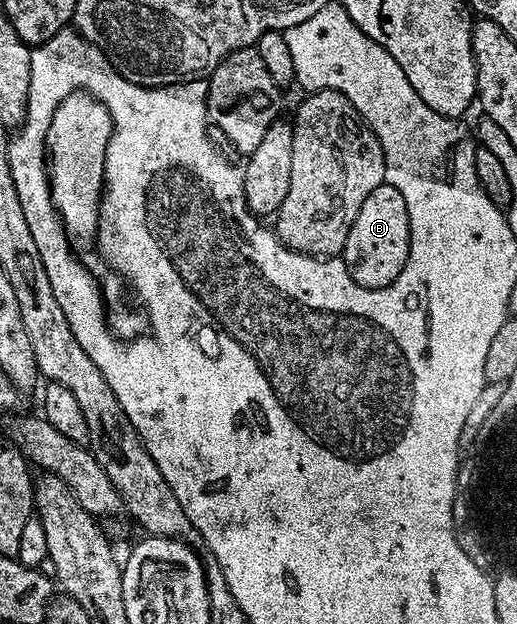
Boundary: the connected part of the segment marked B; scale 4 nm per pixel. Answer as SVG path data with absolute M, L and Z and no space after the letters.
M382 184L363 199L355 223L347 235L343 260L351 279L364 289L382 289L392 283L403 271L409 254L409 216L403 195L393 185Z

